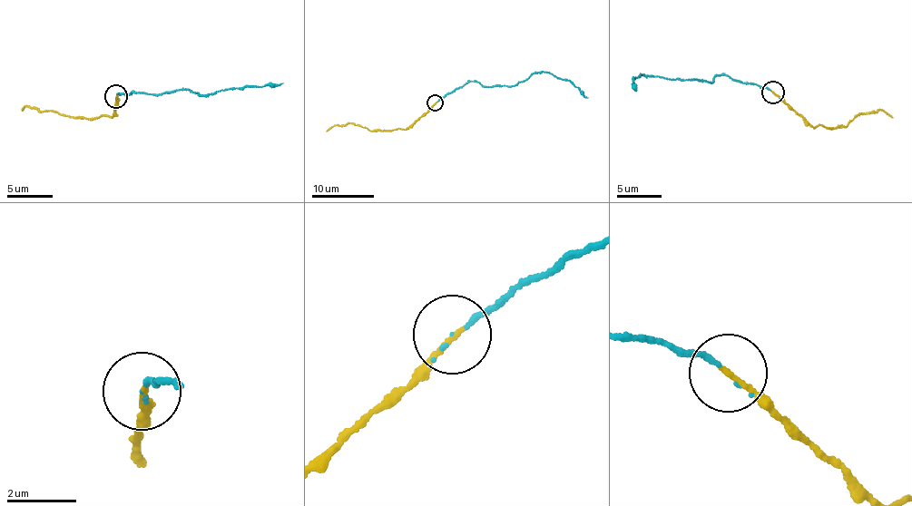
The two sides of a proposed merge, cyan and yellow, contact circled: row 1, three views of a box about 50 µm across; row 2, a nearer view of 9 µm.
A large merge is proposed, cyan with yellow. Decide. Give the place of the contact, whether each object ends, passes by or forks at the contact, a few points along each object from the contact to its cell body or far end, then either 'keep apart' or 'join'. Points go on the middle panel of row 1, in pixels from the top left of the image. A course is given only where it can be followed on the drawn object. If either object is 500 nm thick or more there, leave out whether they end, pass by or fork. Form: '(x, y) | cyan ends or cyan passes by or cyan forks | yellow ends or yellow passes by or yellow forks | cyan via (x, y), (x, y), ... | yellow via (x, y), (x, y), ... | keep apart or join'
(435, 102) | cyan ends | yellow ends | cyan via (435, 103), (472, 81), (485, 87), (512, 87), (540, 72), (573, 82), (587, 97) | yellow via (435, 103), (404, 129), (373, 131), (350, 122), (336, 124), (327, 131) | join

